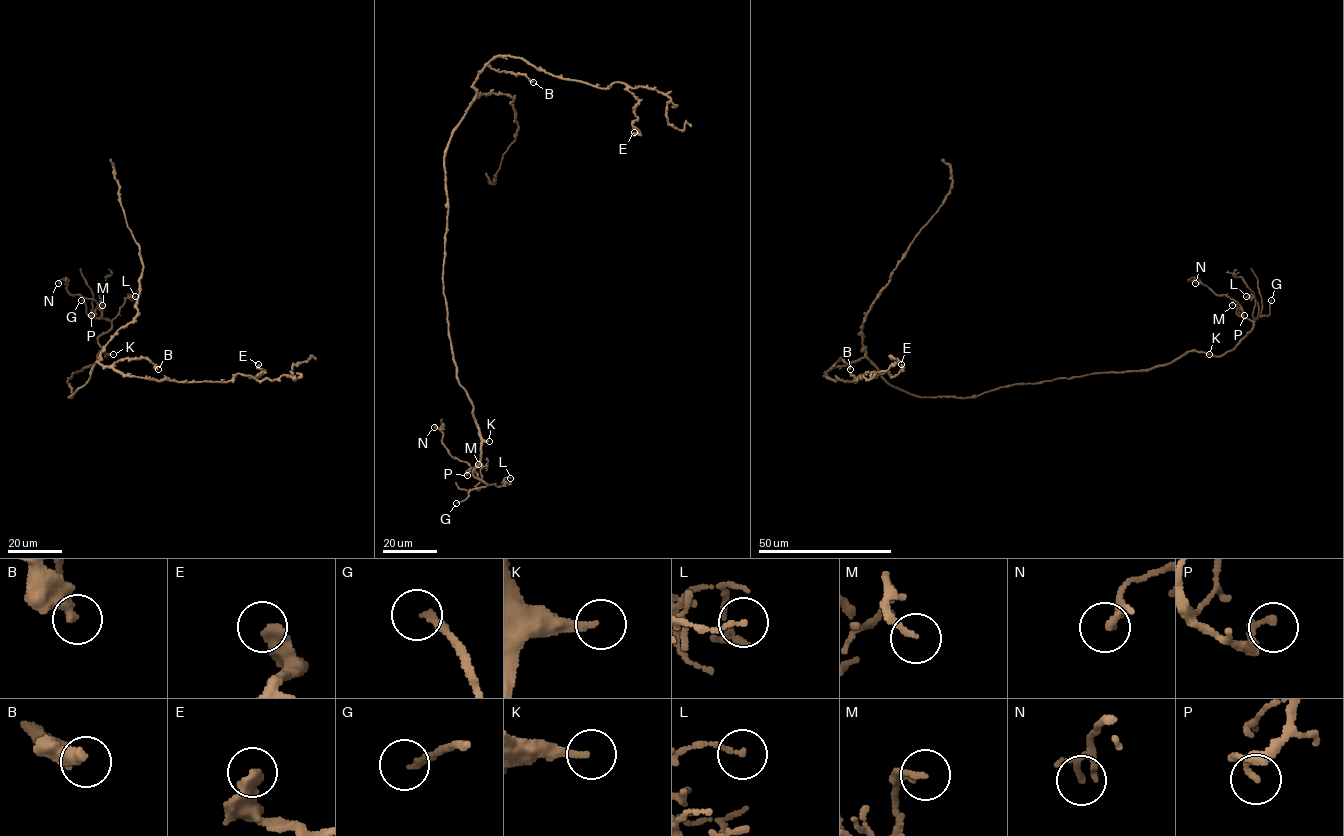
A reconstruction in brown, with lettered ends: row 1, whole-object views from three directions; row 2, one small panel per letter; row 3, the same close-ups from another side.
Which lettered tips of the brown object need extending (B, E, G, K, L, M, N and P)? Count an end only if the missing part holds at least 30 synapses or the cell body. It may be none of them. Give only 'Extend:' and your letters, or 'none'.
Extend: G

